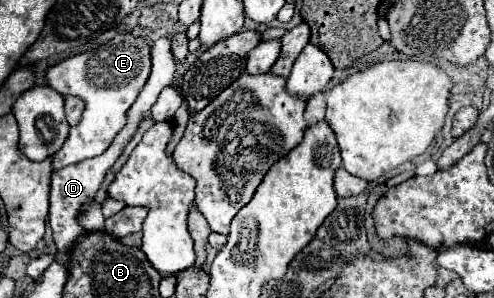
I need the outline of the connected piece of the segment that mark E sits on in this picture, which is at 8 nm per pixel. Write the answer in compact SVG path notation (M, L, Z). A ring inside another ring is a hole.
M129 32L117 34L105 46L71 56L47 72L47 82L63 96L79 96L85 102L83 118L71 128L65 144L53 156L53 168L75 164L85 158L99 156L109 148L113 136L125 126L125 112L131 108L133 100L145 86L151 72L151 44L145 38L133 36Z

